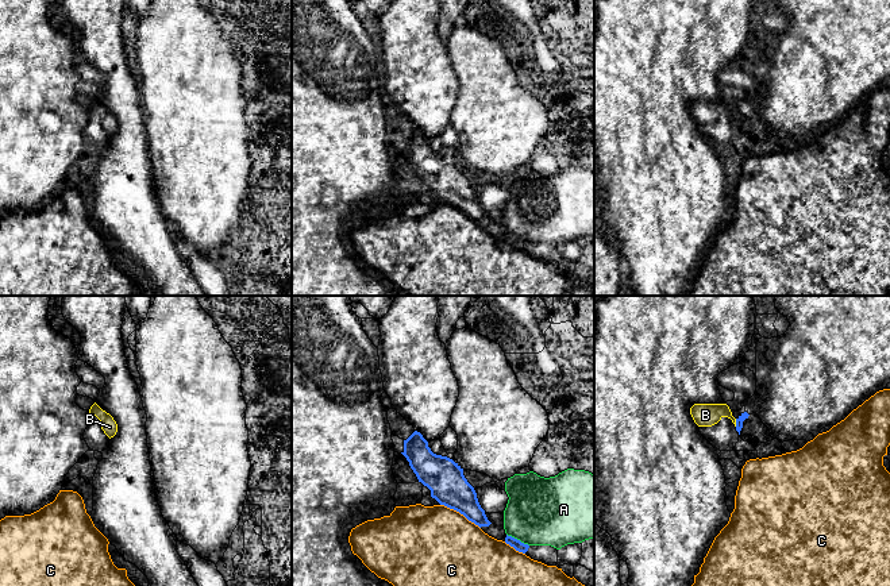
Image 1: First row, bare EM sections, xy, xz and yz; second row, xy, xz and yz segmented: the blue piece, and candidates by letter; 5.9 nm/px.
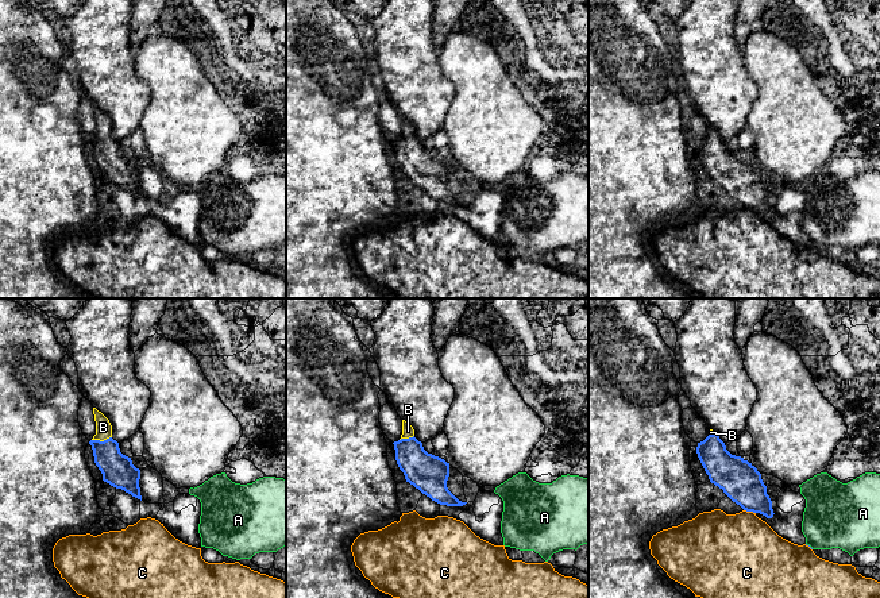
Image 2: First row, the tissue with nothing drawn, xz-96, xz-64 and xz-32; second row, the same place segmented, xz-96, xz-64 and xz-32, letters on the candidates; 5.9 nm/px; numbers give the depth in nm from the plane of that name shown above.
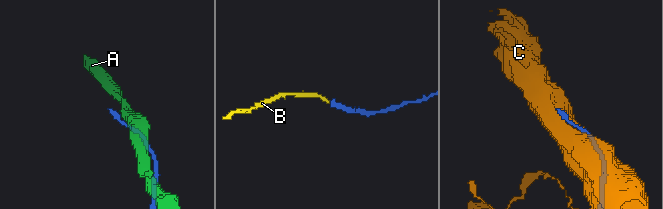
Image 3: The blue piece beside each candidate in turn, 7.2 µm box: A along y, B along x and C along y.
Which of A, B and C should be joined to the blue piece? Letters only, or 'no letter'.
B

